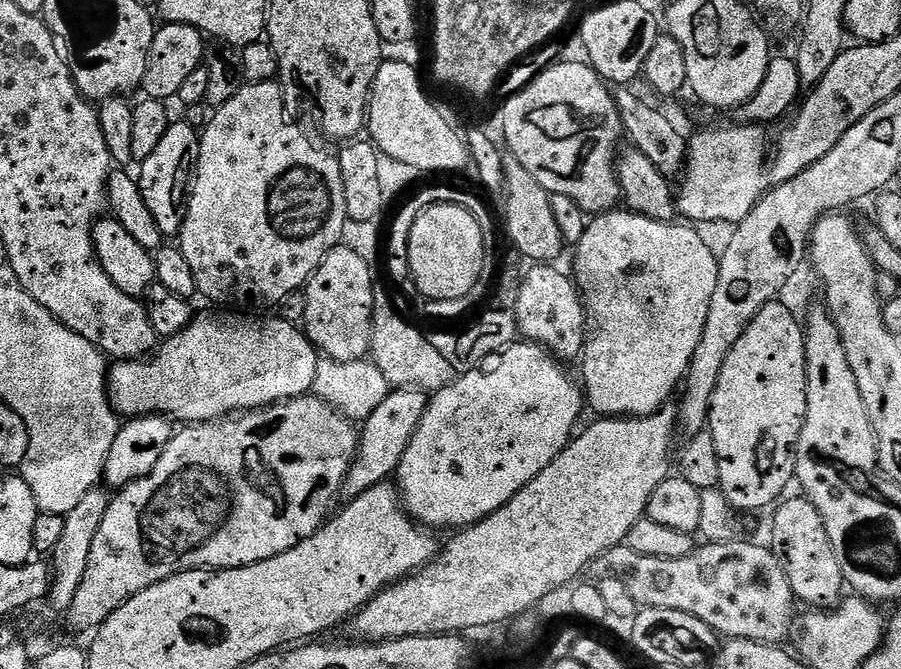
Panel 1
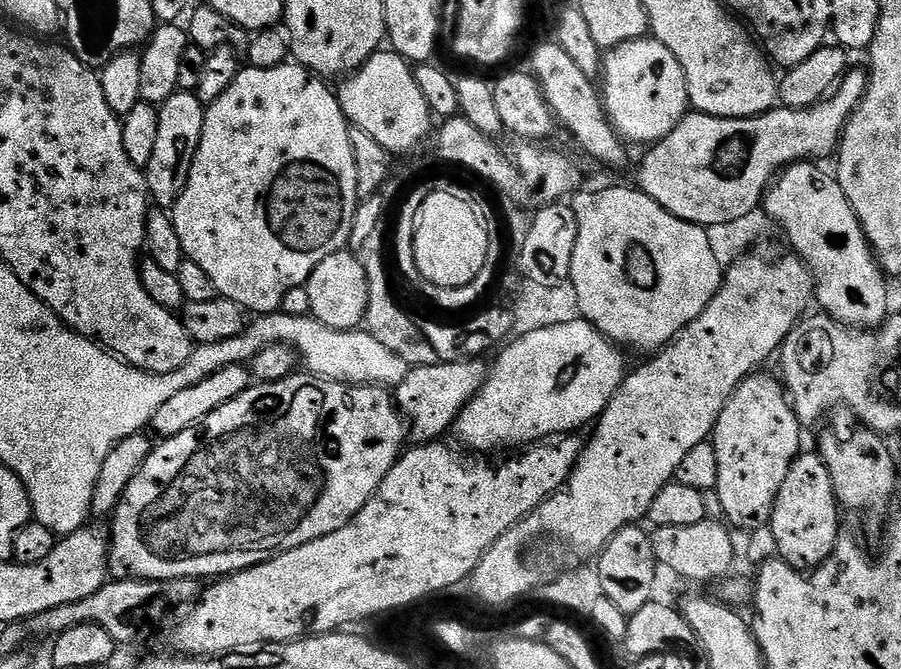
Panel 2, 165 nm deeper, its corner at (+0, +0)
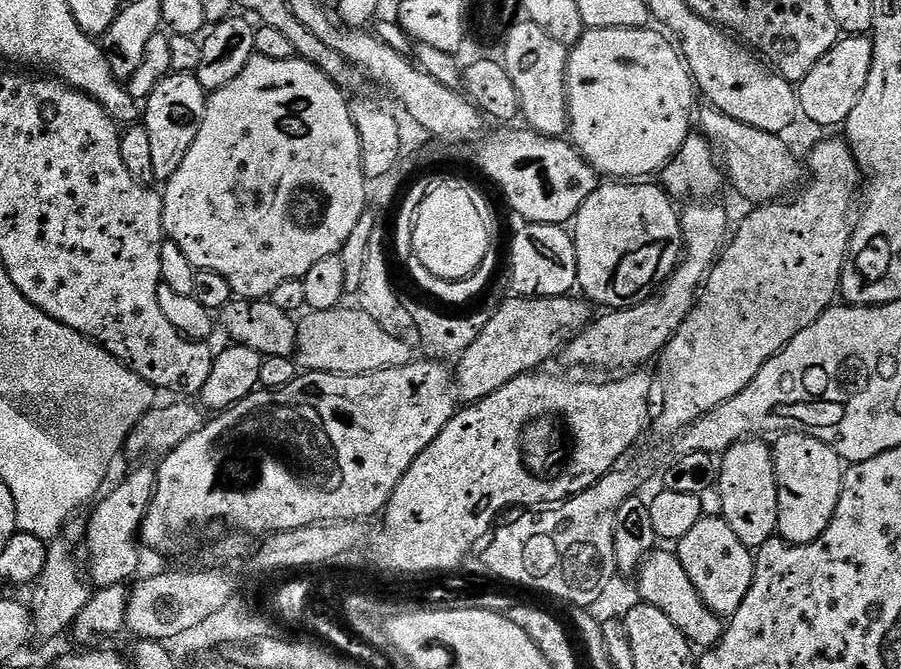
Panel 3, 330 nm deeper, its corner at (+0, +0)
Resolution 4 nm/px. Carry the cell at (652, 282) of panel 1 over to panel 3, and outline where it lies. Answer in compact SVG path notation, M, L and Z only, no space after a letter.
M604 182L594 190L594 194L590 194L590 198L586 198L586 202L582 202L574 221L578 258L576 282L579 291L584 291L583 295L593 305L601 304L604 310L633 308L649 300L664 287L665 282L672 277L672 271L680 265L684 250L681 213L678 208L676 212L675 206L673 197L656 182Z

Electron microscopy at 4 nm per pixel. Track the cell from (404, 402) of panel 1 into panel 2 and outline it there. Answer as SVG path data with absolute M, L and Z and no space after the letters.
M483 359L464 360L462 363L437 362L424 367L411 367L394 390L397 408L410 425L410 436L416 442L436 442L444 431L455 425L462 409L476 396L489 374Z

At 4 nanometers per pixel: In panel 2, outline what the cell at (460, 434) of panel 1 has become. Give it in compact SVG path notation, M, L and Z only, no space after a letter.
M583 318L568 325L547 326L532 334L516 336L500 354L496 369L494 366L489 371L484 385L465 405L454 425L454 433L461 440L459 443L476 454L492 454L488 452L495 448L520 450L549 438L579 433L579 428L587 429L599 420L626 375L625 353Z

